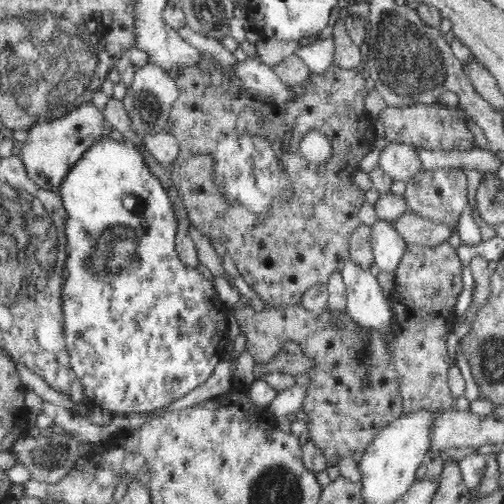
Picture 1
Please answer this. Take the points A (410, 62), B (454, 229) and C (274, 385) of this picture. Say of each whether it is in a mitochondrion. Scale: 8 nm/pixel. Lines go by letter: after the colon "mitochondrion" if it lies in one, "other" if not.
A: mitochondrion
B: other
C: other

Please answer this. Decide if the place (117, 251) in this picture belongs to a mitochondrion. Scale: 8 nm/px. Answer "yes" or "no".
yes

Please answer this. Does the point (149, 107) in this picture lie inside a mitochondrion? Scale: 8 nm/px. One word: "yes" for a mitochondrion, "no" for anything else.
yes

